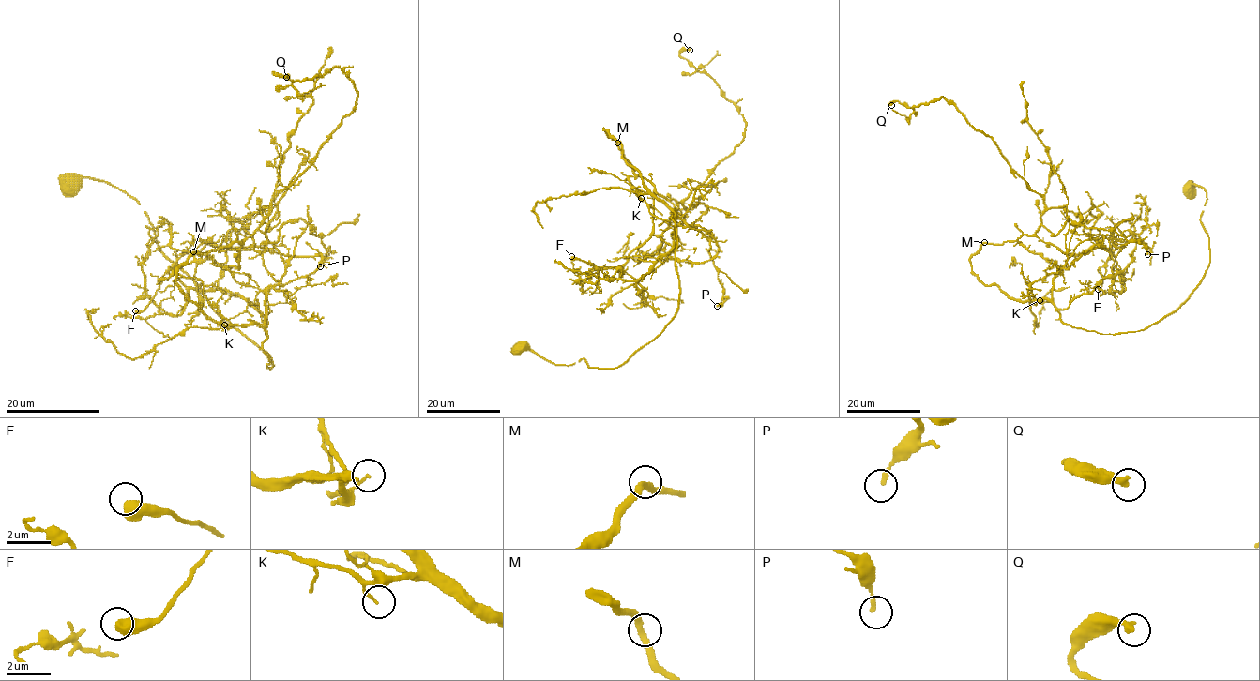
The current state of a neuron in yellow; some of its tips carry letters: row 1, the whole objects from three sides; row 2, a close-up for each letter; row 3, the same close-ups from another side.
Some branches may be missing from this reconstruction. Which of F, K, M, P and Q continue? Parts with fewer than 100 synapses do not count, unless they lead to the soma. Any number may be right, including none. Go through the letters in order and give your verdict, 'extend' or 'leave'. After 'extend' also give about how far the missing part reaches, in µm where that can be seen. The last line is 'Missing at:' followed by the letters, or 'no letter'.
F: leave
K: leave
M: leave
P: leave
Q: leave
Missing at: no letter

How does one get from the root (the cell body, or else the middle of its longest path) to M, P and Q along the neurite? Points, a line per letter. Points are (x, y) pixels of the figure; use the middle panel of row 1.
M: (521, 349), (555, 364), (584, 358), (617, 368), (676, 310), (675, 214), (603, 128), (617, 143)
P: (521, 349), (617, 368), (653, 340), (679, 295), (673, 199), (710, 234), (717, 306)
Q: (521, 349), (617, 368), (675, 315), (674, 210), (689, 225), (672, 213), (746, 126), (679, 55), (690, 50)

